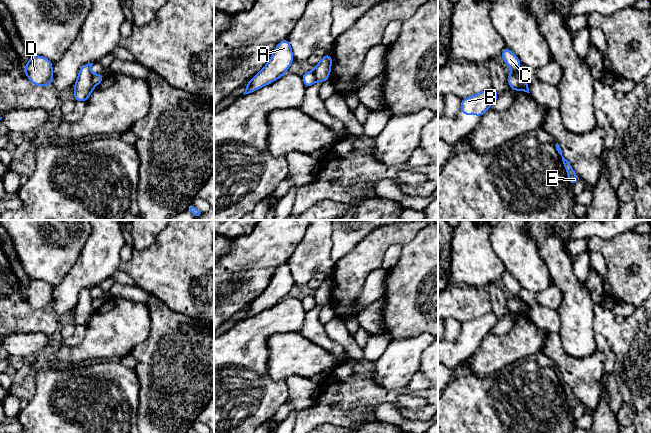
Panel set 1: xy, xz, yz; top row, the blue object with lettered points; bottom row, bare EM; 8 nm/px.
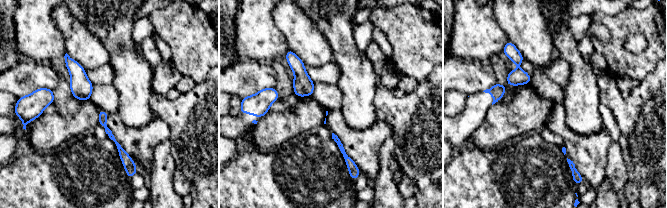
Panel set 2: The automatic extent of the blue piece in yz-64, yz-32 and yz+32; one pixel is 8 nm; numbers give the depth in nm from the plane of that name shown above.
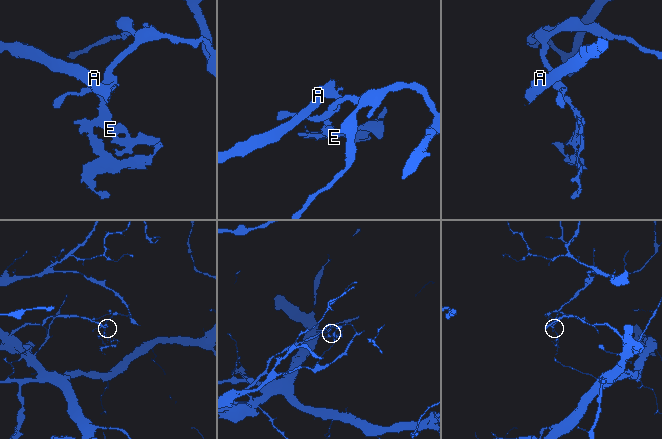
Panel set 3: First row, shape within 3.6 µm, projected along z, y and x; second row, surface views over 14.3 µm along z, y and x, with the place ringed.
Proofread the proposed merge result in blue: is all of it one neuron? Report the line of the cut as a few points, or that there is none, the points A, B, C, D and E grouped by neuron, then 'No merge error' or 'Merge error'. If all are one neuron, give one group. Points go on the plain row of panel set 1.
Split along yz (525, 304), (512, 313). Groups: A B D / C E. Merge error

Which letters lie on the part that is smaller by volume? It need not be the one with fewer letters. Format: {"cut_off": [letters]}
{"cut_off": ["A", "B", "D"]}

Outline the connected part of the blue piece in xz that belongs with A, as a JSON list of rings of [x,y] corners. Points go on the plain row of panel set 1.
[[[288,262],[283,263],[276,270],[271,282],[264,292],[246,308],[244,319],[252,317],[276,305],[283,298],[287,297],[292,286],[293,276],[290,266]]]

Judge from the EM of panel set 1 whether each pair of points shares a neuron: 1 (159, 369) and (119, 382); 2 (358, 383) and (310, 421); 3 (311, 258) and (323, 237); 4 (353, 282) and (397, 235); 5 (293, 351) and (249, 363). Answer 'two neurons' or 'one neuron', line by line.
1: two neurons
2: one neuron
3: one neuron
4: one neuron
5: two neurons

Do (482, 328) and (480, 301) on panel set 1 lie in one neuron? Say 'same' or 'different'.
different

